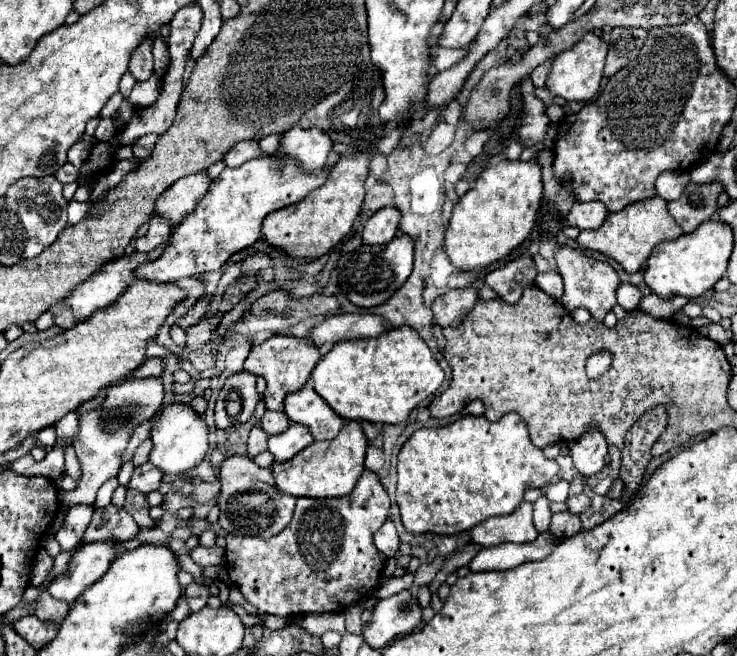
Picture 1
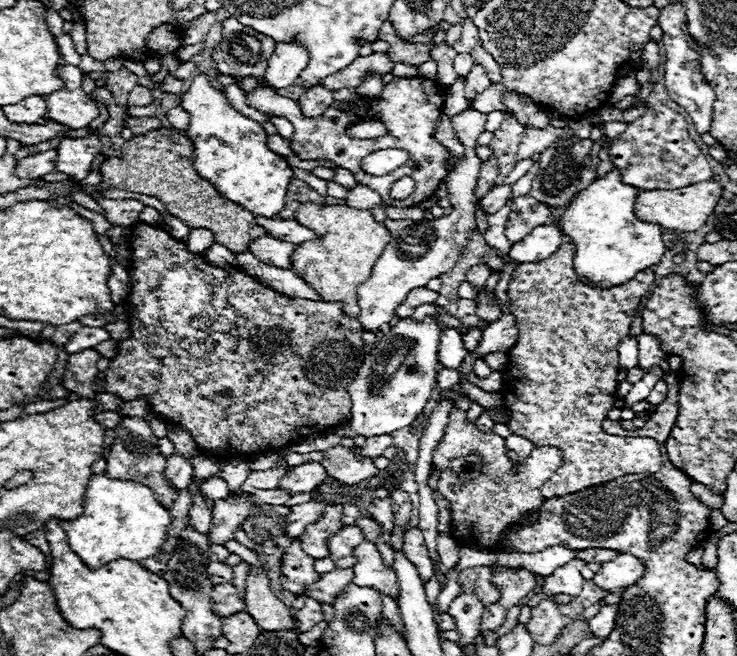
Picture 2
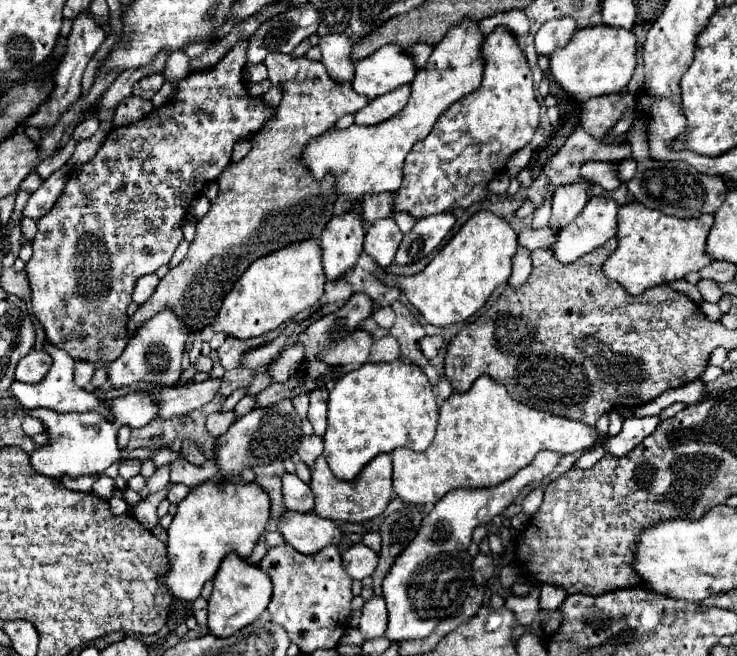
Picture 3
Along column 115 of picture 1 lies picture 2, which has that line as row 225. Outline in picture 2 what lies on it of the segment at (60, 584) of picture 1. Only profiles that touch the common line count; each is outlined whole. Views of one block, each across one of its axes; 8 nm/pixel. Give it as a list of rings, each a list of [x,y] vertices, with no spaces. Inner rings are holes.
[[[546,224],[544,228],[536,228],[528,234],[520,244],[512,244],[508,256],[520,264],[524,262],[540,262],[552,256],[564,242],[564,232],[558,224]]]

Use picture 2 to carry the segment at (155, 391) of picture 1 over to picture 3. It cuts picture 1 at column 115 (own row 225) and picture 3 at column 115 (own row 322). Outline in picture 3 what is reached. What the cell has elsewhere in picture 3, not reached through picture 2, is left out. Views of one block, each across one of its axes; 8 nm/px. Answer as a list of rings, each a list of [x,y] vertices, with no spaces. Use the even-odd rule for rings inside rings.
[[[164,308],[164,312],[158,312],[156,316],[152,316],[152,320],[146,320],[132,334],[122,356],[112,364],[108,364],[108,378],[116,388],[130,386],[132,382],[140,382],[140,380],[148,380],[148,382],[158,380],[172,386],[182,374],[180,362],[186,340],[188,340],[188,330],[184,328],[184,324],[180,324],[180,318],[170,308]]]

